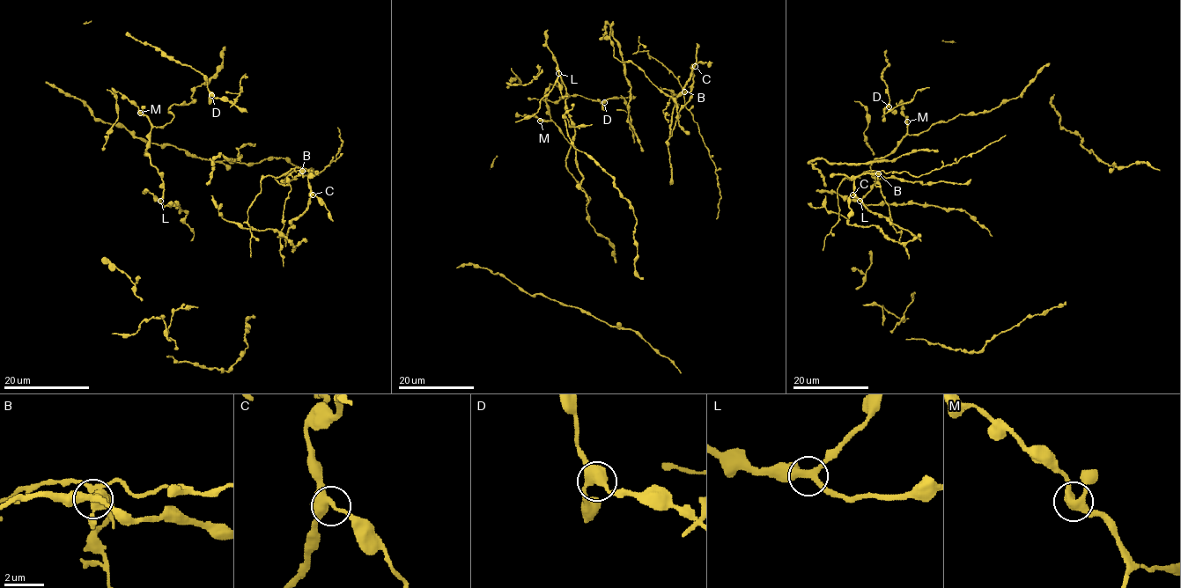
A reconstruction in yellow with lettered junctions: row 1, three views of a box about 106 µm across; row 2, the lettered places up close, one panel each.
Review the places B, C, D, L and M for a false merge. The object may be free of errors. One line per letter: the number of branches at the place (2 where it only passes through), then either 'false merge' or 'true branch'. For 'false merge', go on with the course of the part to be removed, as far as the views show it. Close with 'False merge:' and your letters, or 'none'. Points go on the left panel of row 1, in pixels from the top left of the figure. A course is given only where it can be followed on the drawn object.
B: branches 5; false merge; course (302, 171), (300, 167), (301, 170), (311, 168), (318, 174), (336, 158), (343, 143), (337, 128)
C: branches 3; true branch
D: branches 3; true branch
L: branches 3; true branch
M: branches 3; true branch
False merge: B

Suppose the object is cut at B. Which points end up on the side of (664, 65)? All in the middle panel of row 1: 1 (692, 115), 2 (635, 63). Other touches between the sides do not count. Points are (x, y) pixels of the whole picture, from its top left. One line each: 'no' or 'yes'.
1: yes
2: no

